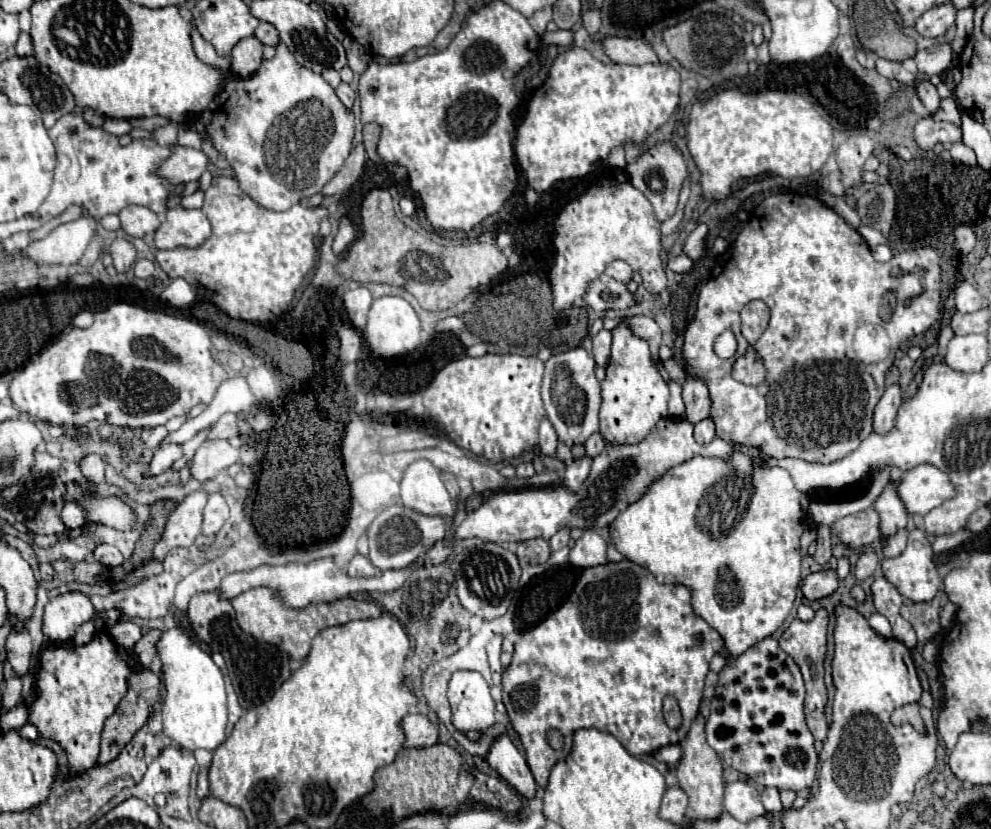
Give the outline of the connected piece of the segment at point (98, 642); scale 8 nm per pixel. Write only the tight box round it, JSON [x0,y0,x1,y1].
[28,631,142,777]

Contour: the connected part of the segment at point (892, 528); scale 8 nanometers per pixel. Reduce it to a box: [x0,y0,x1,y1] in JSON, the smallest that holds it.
[876,481,908,535]

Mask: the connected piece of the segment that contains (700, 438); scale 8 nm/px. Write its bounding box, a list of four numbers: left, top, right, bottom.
[694,419,716,443]

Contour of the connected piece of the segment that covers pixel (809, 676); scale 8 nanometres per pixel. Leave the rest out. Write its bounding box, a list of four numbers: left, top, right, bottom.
[780,607,830,741]

